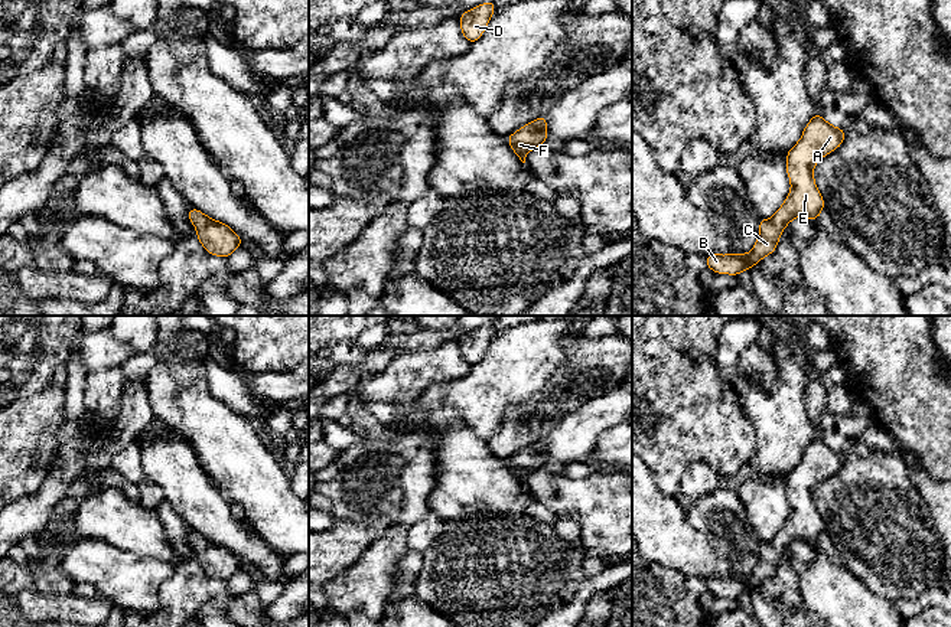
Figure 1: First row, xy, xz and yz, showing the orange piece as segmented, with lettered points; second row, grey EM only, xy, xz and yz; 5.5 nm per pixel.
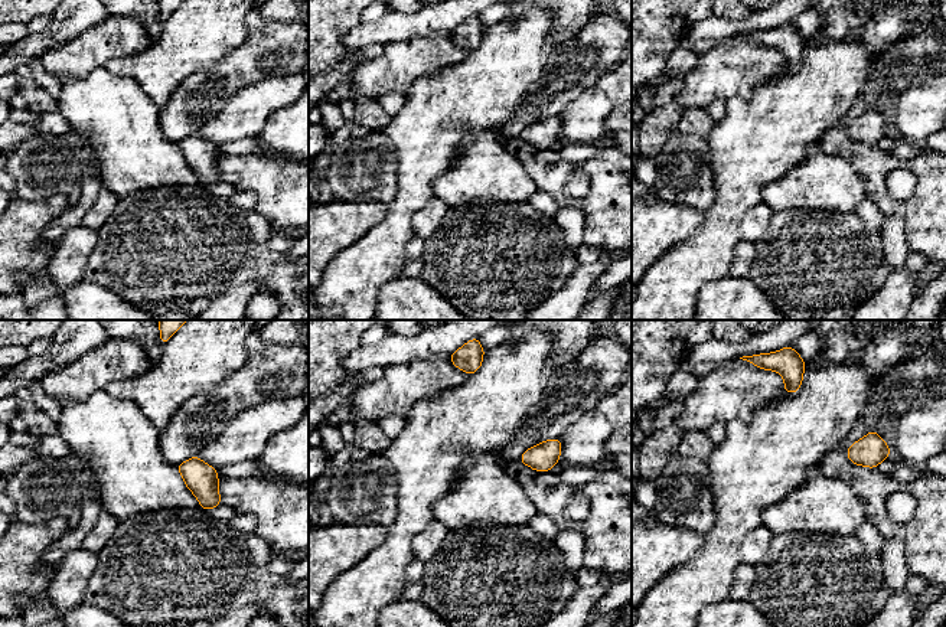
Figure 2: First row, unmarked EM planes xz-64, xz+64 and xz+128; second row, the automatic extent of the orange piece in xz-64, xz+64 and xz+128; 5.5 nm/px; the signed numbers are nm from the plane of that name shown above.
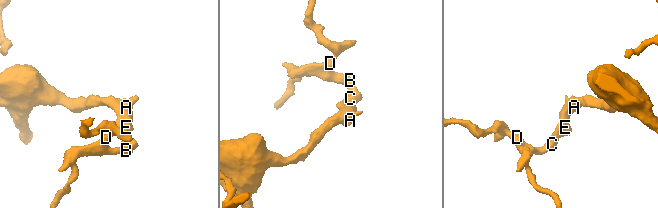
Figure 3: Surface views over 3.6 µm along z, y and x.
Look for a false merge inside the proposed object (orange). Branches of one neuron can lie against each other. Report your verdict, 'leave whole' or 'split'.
leave whole

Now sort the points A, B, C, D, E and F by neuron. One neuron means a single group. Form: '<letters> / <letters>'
A B C D E F

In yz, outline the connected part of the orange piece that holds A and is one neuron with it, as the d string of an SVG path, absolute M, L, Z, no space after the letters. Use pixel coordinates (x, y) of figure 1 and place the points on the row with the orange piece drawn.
M818 112L804 128L801 140L786 153L791 192L771 219L761 219L759 238L750 254L709 254L707 268L717 274L739 275L772 254L784 228L797 216L818 219L824 200L812 176L815 163L838 148L844 130L828 124Z

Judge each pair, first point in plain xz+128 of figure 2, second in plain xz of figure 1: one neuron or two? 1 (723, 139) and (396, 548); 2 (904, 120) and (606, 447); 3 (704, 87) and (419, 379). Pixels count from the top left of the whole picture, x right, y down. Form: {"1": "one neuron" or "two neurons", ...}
{"1": "one neuron", "2": "two neurons", "3": "one neuron"}

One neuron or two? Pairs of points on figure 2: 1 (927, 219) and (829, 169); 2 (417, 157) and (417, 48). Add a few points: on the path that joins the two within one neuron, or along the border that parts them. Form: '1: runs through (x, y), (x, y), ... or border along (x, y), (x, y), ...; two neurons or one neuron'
1: border along (845, 159), (864, 180), (864, 192), (867, 195); two neurons
2: border along (449, 67), (423, 75), (405, 95); two neurons

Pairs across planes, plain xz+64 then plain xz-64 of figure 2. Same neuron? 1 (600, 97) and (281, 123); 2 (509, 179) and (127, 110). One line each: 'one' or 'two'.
1: two
2: one

